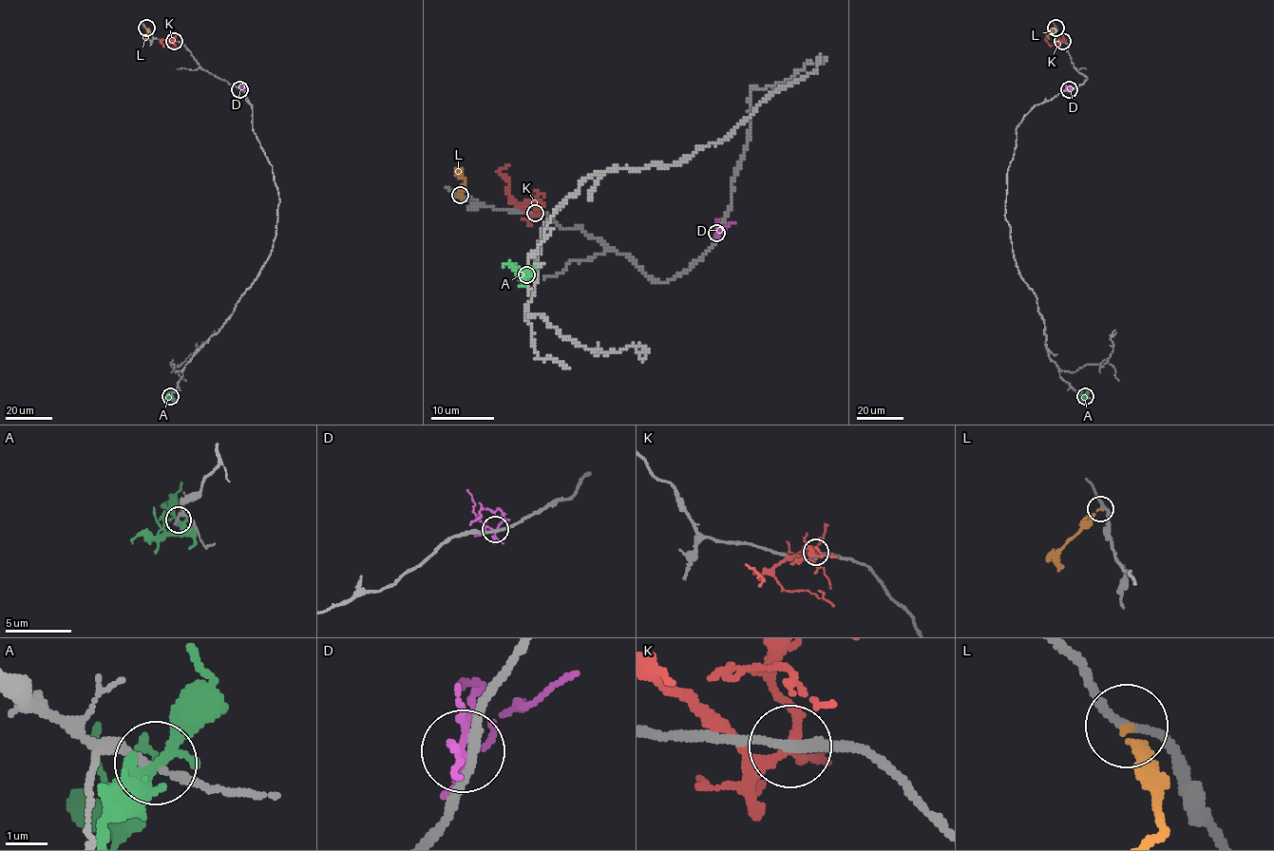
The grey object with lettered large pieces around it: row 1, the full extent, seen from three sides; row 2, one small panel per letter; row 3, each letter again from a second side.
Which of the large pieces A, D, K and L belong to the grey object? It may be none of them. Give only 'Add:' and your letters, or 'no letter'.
Add: L

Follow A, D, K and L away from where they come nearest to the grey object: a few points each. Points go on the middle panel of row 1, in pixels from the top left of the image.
A: (525, 275), (505, 263), (503, 268)
D: (716, 233), (716, 237), (733, 221)
K: (535, 214), (529, 215), (508, 193), (508, 181), (501, 172), (510, 164)
L: (459, 195), (464, 180), (459, 174)

